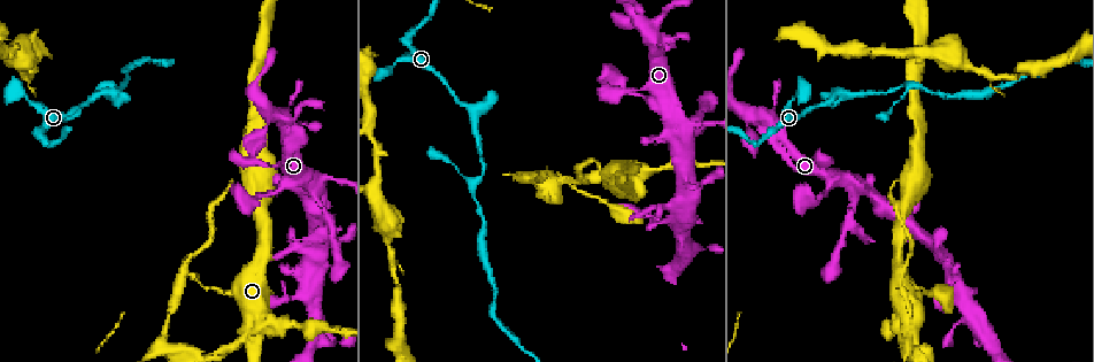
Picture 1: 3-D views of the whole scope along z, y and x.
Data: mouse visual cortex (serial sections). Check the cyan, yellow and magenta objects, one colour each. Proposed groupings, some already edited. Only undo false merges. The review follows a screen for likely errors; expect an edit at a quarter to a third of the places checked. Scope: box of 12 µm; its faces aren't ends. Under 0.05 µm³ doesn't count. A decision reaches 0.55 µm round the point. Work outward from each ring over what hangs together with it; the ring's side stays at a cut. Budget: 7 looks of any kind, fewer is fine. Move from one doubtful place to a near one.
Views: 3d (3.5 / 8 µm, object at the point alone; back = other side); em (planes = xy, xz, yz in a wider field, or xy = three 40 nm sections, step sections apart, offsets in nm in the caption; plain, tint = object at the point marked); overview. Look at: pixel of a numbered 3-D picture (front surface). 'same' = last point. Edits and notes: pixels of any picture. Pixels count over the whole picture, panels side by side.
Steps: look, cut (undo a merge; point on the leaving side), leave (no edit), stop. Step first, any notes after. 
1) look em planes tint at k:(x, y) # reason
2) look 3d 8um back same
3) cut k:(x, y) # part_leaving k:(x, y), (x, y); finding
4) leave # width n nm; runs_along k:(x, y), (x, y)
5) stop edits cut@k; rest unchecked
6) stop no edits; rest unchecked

look 3d 8um at 1:(699, 118) # three-way junction

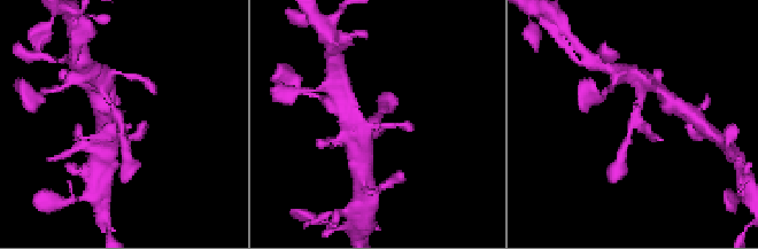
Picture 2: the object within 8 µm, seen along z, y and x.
look em planes tint at 2:(377, 122) # arms 3; arm_widths 150, 200, 200 nm; now the EM

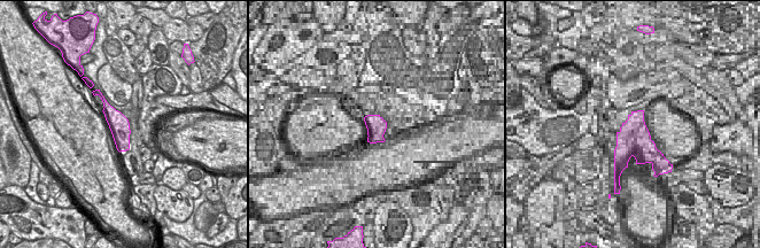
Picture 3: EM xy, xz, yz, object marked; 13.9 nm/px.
leave # one cell here

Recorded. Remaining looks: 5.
look 3d 3.5um back at 1:(962, 320) # thin neck

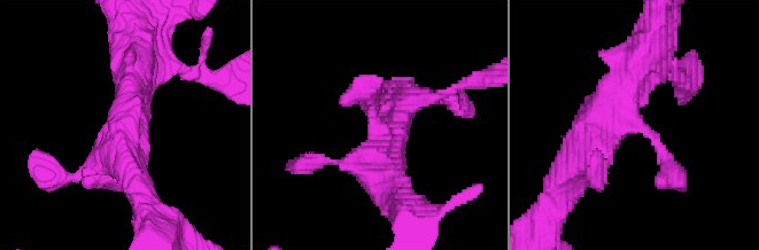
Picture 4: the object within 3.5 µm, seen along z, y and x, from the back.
look em xy step 5 plain at 4:(374, 122)

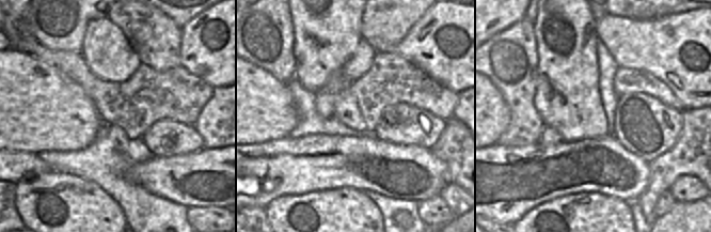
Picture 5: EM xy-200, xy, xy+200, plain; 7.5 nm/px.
look em xy step 5 tint same # where the object lies

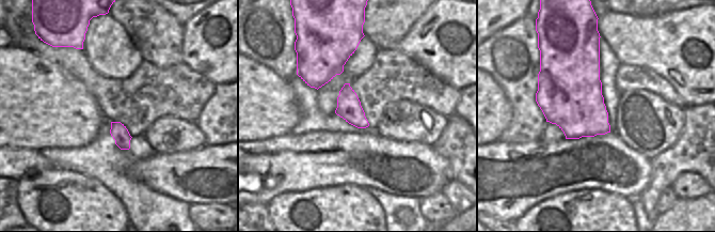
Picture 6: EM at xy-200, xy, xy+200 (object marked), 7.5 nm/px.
leave # width 180 nm; runs_along 4:(628, 79), (555, 200); continuous, no second cell

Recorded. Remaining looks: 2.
look 3d 3.5um at 1:(249, 333)

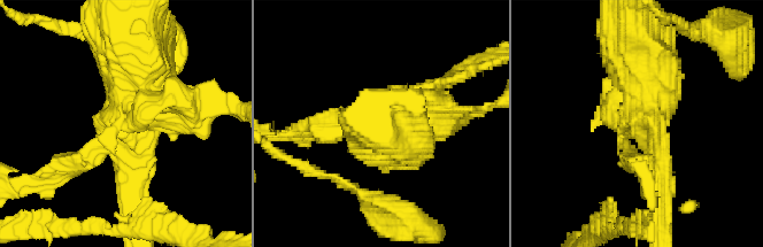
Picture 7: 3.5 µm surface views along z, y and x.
look em xy step 5 tint at 7:(131, 122) # need the tissue

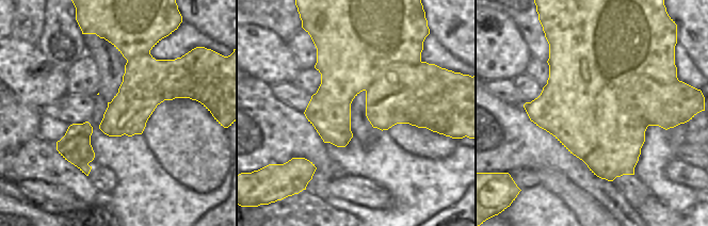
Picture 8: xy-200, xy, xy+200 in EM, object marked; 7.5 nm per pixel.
cut 7:(201, 103) # width 340 nm; part_leaving 7:(117, 124), (33, 184); two cells meet here

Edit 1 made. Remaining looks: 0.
stop edits cut@7; rest unchecked

